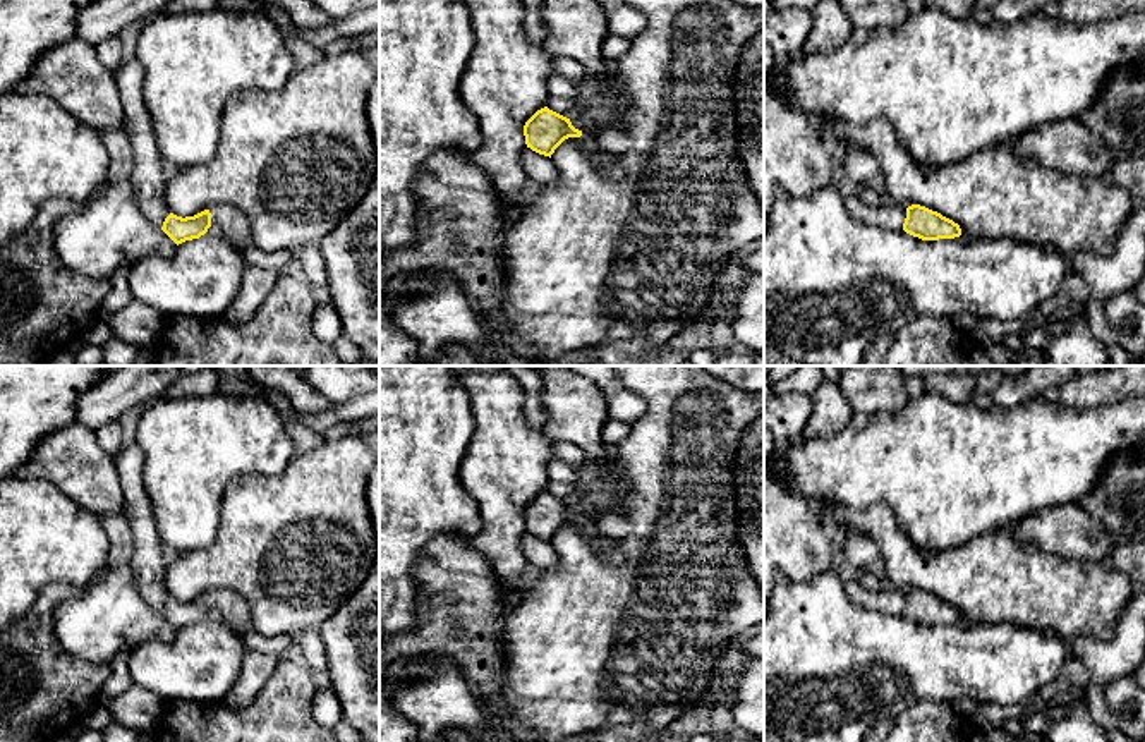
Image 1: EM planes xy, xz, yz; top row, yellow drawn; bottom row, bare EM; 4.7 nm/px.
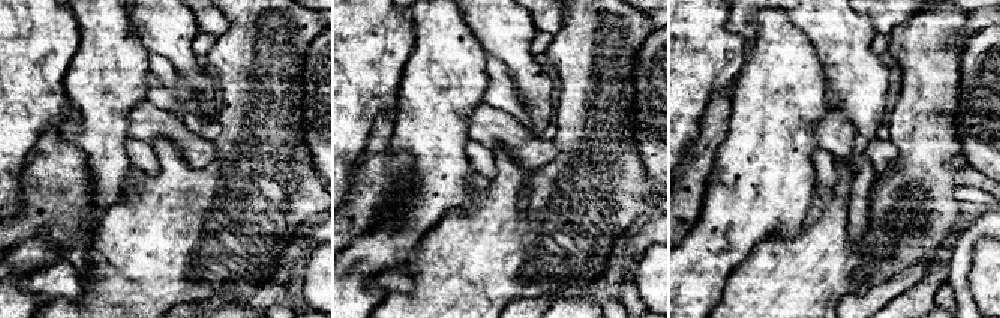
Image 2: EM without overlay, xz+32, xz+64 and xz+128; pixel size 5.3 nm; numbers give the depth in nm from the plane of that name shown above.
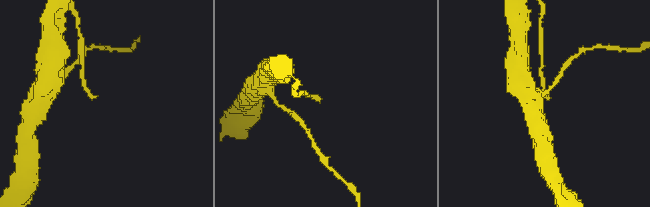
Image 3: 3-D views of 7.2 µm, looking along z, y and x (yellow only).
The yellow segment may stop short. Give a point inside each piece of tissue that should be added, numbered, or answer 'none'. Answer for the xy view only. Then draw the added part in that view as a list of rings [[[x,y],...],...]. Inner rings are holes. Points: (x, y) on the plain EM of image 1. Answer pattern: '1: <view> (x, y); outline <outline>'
1: xy (232, 607); outline [[[218,589],[209,594],[211,610],[218,611],[223,622],[240,636],[247,627],[252,627],[252,613],[245,598],[230,589]]]

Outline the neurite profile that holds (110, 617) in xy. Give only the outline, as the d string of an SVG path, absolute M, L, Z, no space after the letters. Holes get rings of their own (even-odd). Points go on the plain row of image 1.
M130 565L105 569L81 596L62 601L53 630L65 651L91 663L112 663L146 641L177 636L137 591Z

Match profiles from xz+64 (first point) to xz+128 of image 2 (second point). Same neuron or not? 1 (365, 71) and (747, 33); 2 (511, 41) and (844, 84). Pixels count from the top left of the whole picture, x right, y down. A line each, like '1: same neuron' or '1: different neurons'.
1: different neurons
2: same neuron

